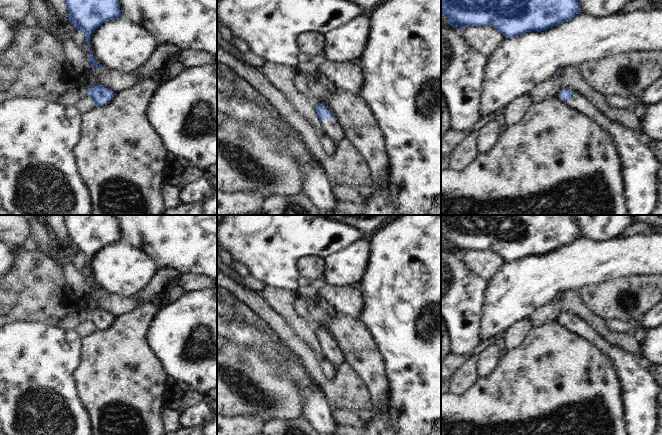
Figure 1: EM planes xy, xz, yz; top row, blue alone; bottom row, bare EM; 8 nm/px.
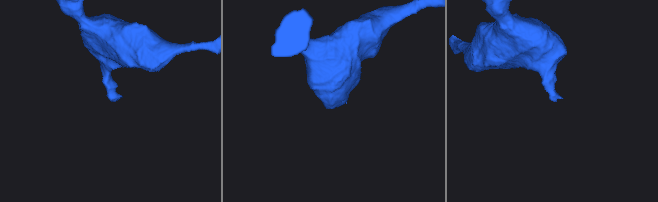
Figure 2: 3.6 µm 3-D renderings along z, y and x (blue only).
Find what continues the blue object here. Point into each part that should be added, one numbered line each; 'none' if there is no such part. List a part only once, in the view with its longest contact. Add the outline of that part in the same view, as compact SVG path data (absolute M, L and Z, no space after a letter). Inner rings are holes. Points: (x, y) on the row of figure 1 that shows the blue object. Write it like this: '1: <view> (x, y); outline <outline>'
1: xz (331, 128); outline M335 117L326 118L325 120L321 120L320 122L324 134L329 137L334 143L338 144L342 140L344 133Z

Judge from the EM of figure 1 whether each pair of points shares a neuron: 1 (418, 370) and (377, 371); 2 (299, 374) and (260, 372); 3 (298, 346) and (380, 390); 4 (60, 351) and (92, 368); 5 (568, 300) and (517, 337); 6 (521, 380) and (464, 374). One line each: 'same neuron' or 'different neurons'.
1: different neurons
2: different neurons
3: different neurons
4: different neurons
5: different neurons
6: different neurons

